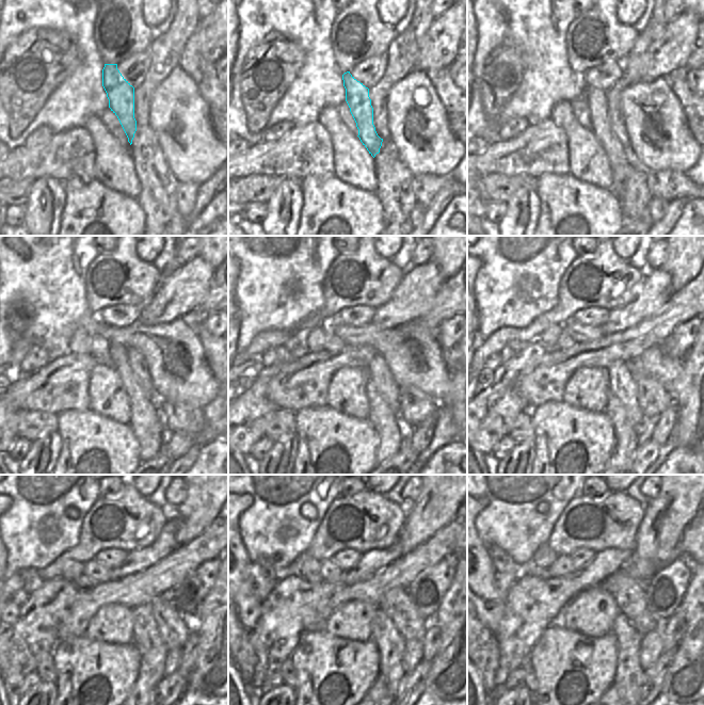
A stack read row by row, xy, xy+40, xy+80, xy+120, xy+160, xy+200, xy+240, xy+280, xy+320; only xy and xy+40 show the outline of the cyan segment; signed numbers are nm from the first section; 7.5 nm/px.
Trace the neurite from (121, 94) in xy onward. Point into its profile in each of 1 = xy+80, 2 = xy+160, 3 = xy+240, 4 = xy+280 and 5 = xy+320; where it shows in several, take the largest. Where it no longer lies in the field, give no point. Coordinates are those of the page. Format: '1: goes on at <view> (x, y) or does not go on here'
1: goes on at xy+80 (621, 163)
2: goes on at xy+160 (384, 419)
3: goes on at xy+240 (142, 691)
4: goes on at xy+280 (379, 691)
5: goes on at xy+320 (611, 691)

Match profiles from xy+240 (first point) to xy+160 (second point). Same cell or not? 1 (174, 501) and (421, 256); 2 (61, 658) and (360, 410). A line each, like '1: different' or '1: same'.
1: same
2: different

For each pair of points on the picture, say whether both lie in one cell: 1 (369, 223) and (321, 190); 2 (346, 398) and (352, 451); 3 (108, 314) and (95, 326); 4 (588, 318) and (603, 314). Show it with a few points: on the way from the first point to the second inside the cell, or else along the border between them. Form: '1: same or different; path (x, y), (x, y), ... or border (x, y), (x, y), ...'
1: same; path (357, 219), (350, 219), (333, 202)
2: different; border (326, 404), (342, 413), (362, 419), (368, 418)
3: different; border (96, 315), (107, 325)
4: same; path (591, 317), (600, 315)

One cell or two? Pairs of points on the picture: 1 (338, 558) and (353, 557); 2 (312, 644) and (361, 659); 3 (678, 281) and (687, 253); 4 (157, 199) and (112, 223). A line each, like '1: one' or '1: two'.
1: one
2: one
3: one
4: two

